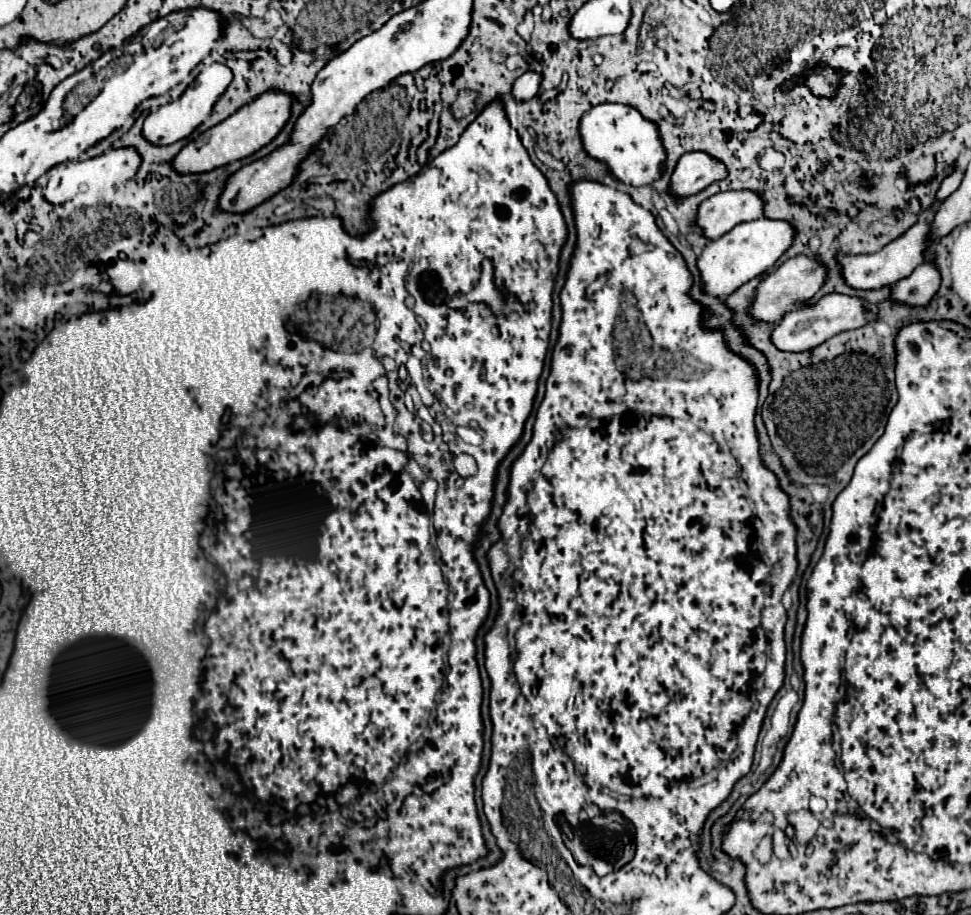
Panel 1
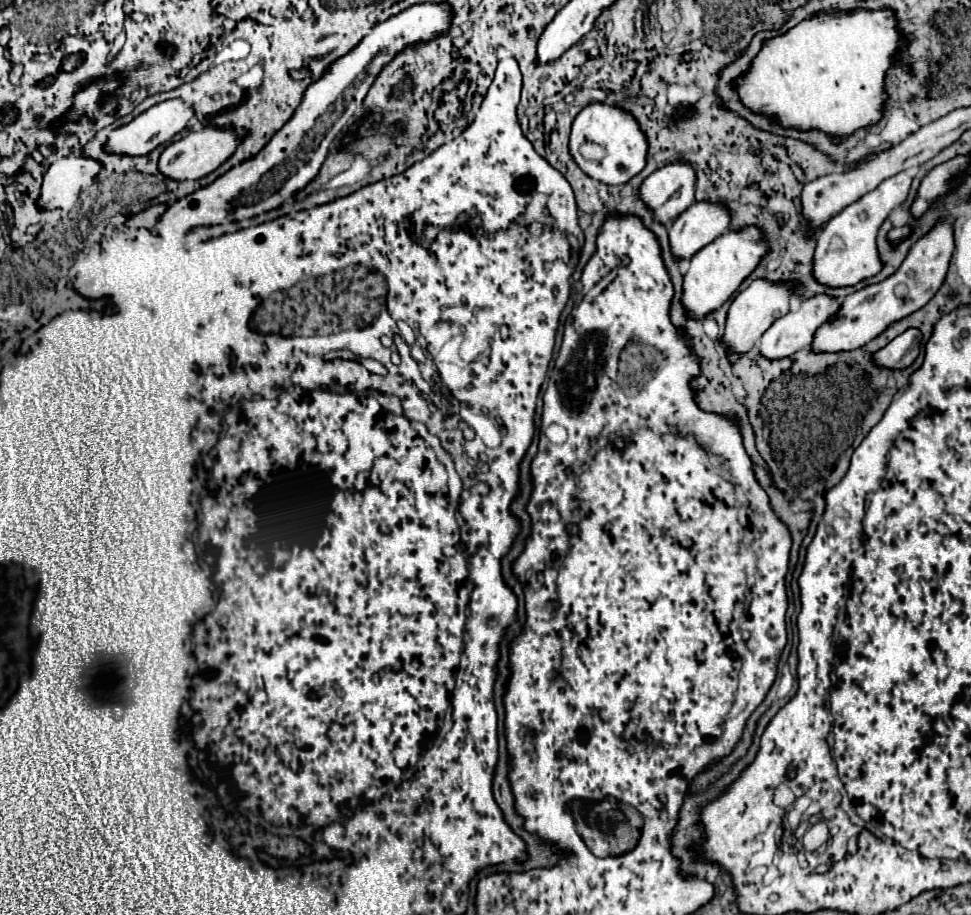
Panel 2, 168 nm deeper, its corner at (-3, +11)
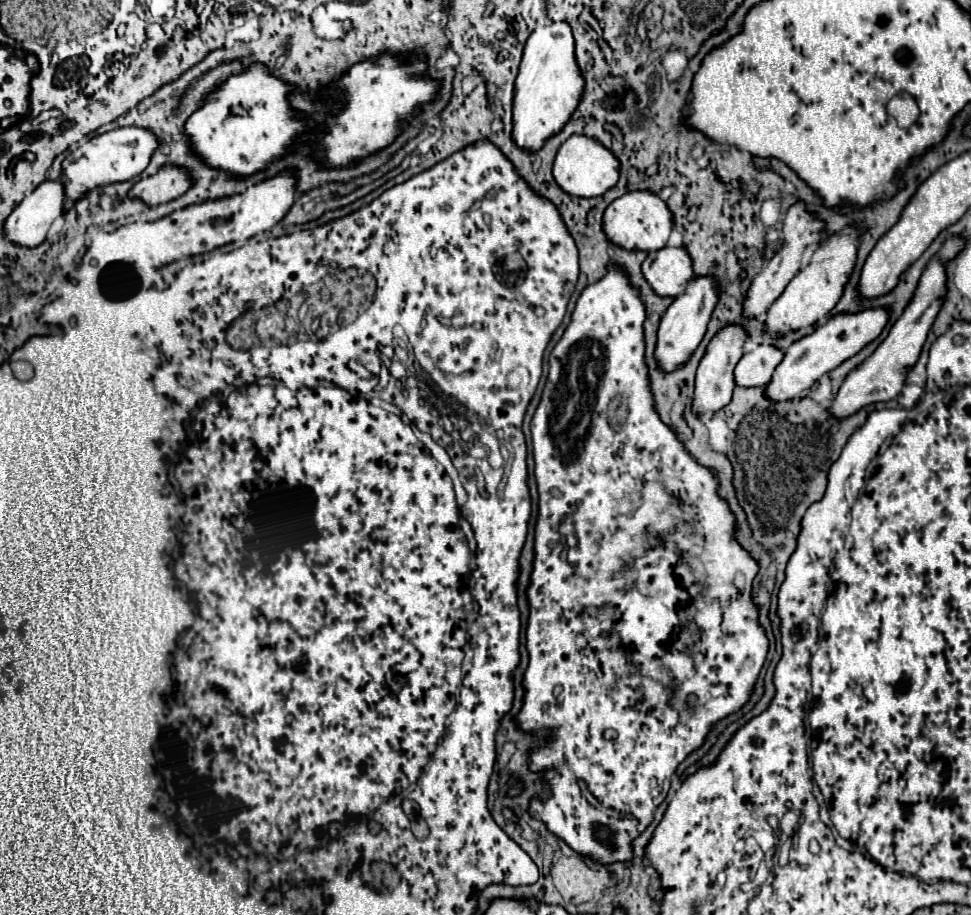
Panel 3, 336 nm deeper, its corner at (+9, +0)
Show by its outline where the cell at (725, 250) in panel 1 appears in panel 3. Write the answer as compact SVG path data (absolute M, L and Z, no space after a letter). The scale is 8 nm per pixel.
M690 279L684 285L682 295L674 299L674 303L668 307L668 311L660 321L658 341L654 349L654 359L660 371L672 373L676 369L682 369L690 361L690 357L694 355L696 347L704 337L714 305L716 305L716 283L712 283L712 279Z

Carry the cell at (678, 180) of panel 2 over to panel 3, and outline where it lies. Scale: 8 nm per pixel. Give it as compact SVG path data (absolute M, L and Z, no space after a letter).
M630 191L612 201L602 217L602 231L612 245L630 251L658 251L666 247L672 231L672 213L668 205L652 191Z

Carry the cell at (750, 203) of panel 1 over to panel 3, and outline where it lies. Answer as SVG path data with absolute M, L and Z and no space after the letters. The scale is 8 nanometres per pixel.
M664 247L650 251L642 263L642 275L660 297L678 297L684 283L692 279L692 259L684 255L684 247Z

